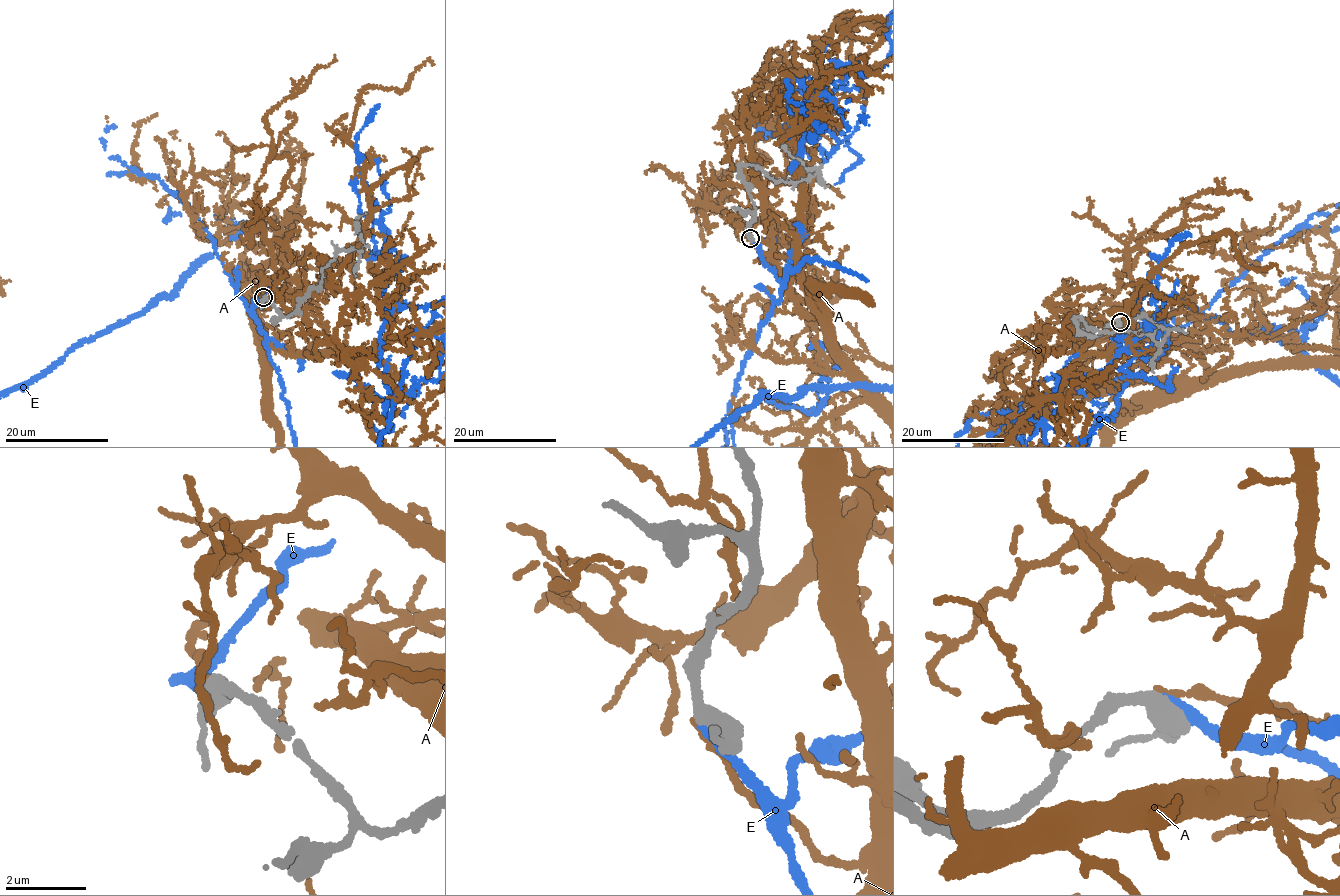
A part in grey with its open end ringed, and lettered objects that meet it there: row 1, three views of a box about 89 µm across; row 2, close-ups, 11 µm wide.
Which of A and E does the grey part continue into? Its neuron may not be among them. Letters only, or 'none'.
E

